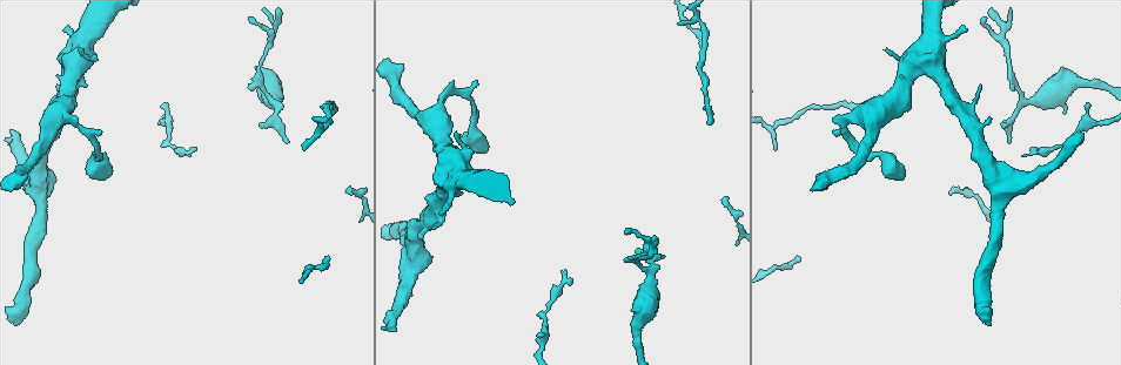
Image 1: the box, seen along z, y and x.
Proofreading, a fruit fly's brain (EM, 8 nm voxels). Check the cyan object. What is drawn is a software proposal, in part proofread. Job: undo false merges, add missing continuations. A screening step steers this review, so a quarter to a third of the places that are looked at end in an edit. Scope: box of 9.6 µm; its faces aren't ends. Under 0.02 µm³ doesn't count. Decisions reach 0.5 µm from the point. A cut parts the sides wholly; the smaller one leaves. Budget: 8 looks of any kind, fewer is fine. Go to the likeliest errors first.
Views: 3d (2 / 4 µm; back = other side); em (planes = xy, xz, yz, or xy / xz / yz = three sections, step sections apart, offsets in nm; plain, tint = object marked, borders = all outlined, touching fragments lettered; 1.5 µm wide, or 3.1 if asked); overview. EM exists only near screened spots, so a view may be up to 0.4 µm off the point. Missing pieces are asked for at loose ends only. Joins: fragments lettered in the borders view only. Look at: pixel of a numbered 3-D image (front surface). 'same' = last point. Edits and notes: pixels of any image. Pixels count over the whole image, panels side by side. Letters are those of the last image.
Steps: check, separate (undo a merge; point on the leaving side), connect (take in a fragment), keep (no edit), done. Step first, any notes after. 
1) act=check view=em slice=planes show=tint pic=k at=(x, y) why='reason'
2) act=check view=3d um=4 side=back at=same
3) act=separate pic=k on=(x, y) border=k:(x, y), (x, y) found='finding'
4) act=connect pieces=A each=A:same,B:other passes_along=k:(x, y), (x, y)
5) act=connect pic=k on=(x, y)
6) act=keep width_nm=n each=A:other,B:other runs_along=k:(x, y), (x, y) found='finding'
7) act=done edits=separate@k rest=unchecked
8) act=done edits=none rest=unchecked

act=check view=3d um=4 pic=1 at=(635, 253) why='an open end'

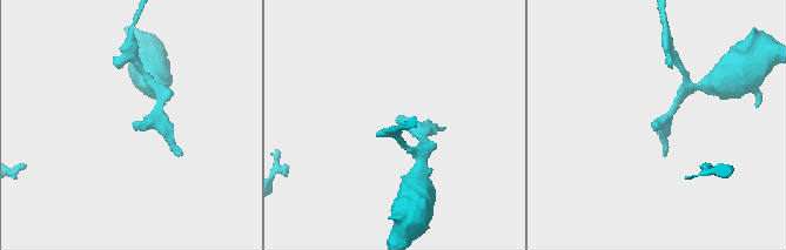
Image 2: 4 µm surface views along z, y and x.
act=check view=em slice=planes show=borders pic=2 at=(133, 124)

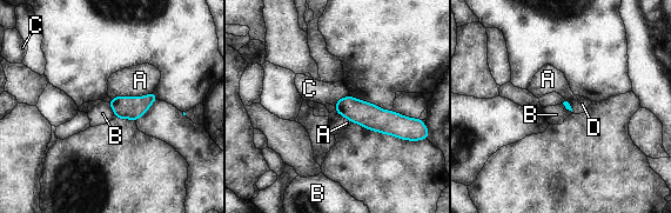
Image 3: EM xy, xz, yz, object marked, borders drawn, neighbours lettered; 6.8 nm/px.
act=keep each=A:other,B:other,C:other,D:other runs_along=3:(339, 105), (378, 120), (406, 122) found='none of them fits'

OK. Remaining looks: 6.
act=check view=em slice=planes show=borders pic=1 at=(544, 334)

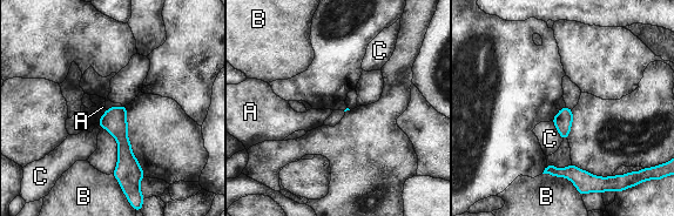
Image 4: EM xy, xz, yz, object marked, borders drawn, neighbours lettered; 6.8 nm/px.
act=keep each=A:other,B:other,C:other runs_along=4:(113, 109), (126, 161), (134, 179) found='none of them fits'

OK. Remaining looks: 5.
act=check view=3d um=2 pic=1 at=(97, 154) why='calibre changes'

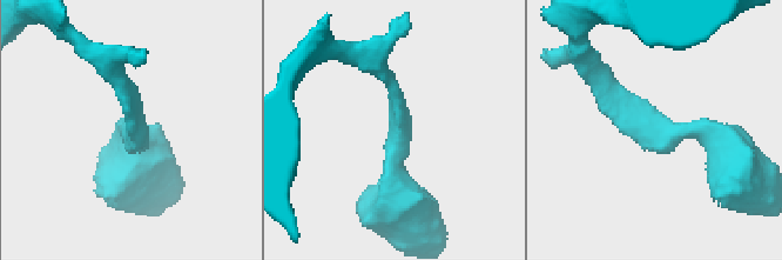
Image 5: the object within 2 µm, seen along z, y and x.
act=check view=em slice=yz step=8 show=tint pic=5 at=(680, 132)

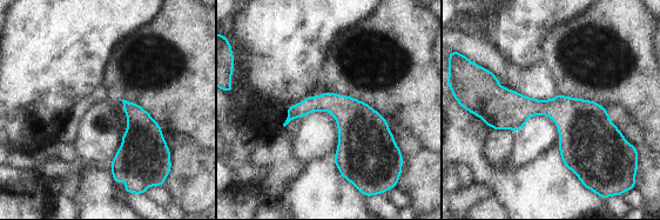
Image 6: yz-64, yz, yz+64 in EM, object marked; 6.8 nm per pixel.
act=check view=em slice=planes show=borders at=same why='cut it another way'

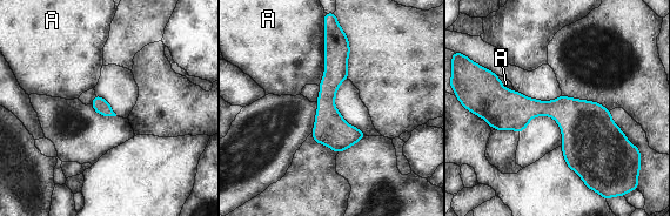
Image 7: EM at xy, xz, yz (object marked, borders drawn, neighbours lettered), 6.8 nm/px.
act=keep each=A:other border=7:(326, 13), (325, 74), (319, 85) found='one neuron here'

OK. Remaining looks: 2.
act=done edits=none rest=unchecked

